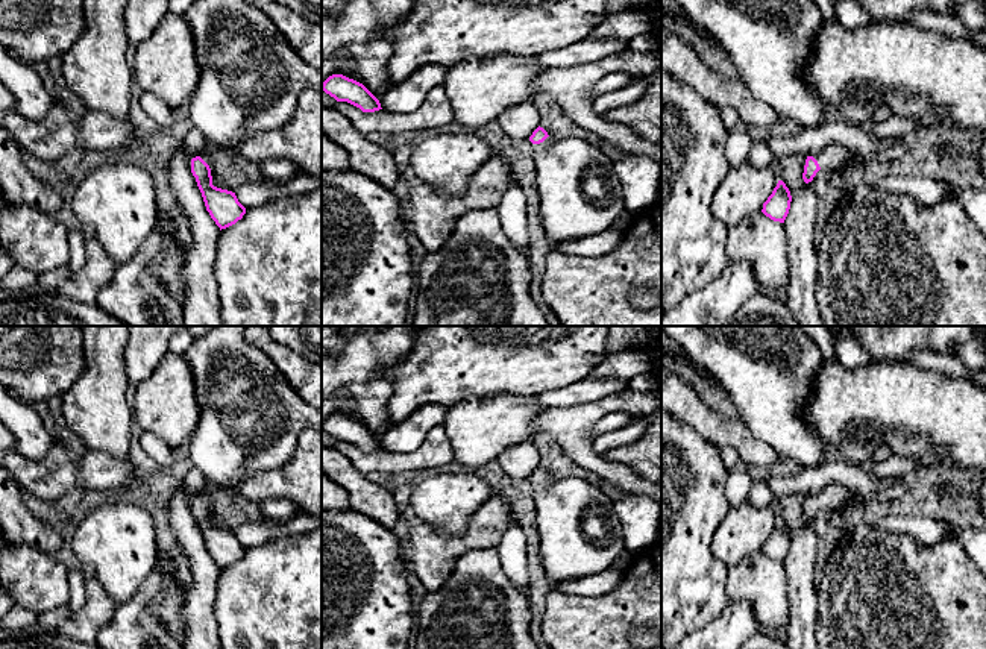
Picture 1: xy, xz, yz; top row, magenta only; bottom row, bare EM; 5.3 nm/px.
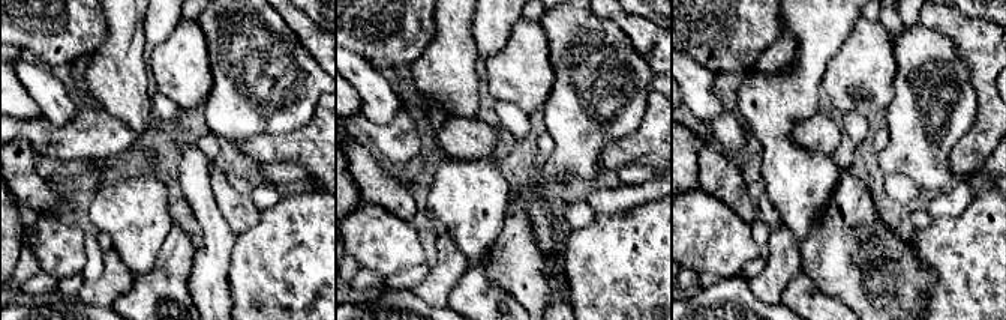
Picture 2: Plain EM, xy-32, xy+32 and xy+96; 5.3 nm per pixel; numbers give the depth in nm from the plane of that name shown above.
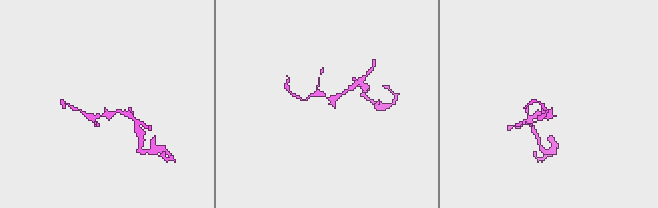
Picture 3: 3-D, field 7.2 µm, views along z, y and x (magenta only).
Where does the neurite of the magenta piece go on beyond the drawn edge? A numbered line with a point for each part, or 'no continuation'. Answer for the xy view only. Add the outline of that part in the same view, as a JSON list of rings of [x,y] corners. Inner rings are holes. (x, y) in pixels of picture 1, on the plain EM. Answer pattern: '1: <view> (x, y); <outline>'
1: xy (251, 419); [[[215,326],[202,337],[196,337],[185,352],[200,408],[200,419],[190,438],[190,456],[194,467],[205,476],[205,487],[199,496],[209,503],[214,490],[240,494],[240,484],[249,478],[285,466],[297,449],[299,435],[311,428],[316,408],[290,387],[281,370],[256,346],[246,340],[246,326]]]

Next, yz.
1: yz (832, 496); [[[831,484],[821,488],[816,493],[815,499],[818,500],[821,508],[840,508],[846,503],[859,505],[862,496],[851,488]]]

